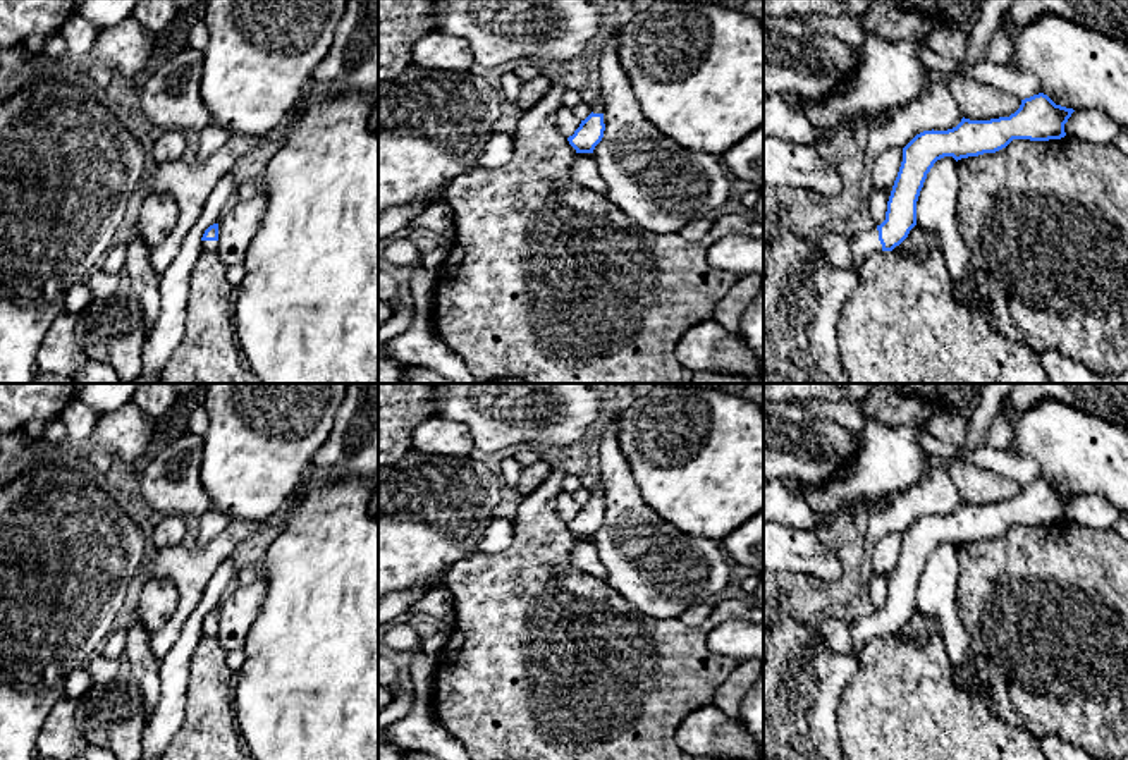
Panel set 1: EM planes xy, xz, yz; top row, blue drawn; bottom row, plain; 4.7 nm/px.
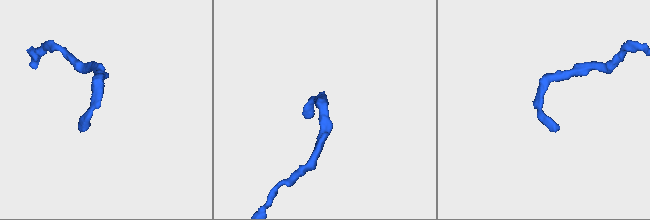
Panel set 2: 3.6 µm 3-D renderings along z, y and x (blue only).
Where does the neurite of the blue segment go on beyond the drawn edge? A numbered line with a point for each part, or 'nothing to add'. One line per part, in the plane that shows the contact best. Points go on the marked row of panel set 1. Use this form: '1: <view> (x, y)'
1: yz (802, 294)

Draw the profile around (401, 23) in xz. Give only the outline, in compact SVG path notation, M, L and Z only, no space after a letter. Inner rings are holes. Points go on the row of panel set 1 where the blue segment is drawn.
M378 0L378 83L411 64L413 45L437 29L438 0Z

